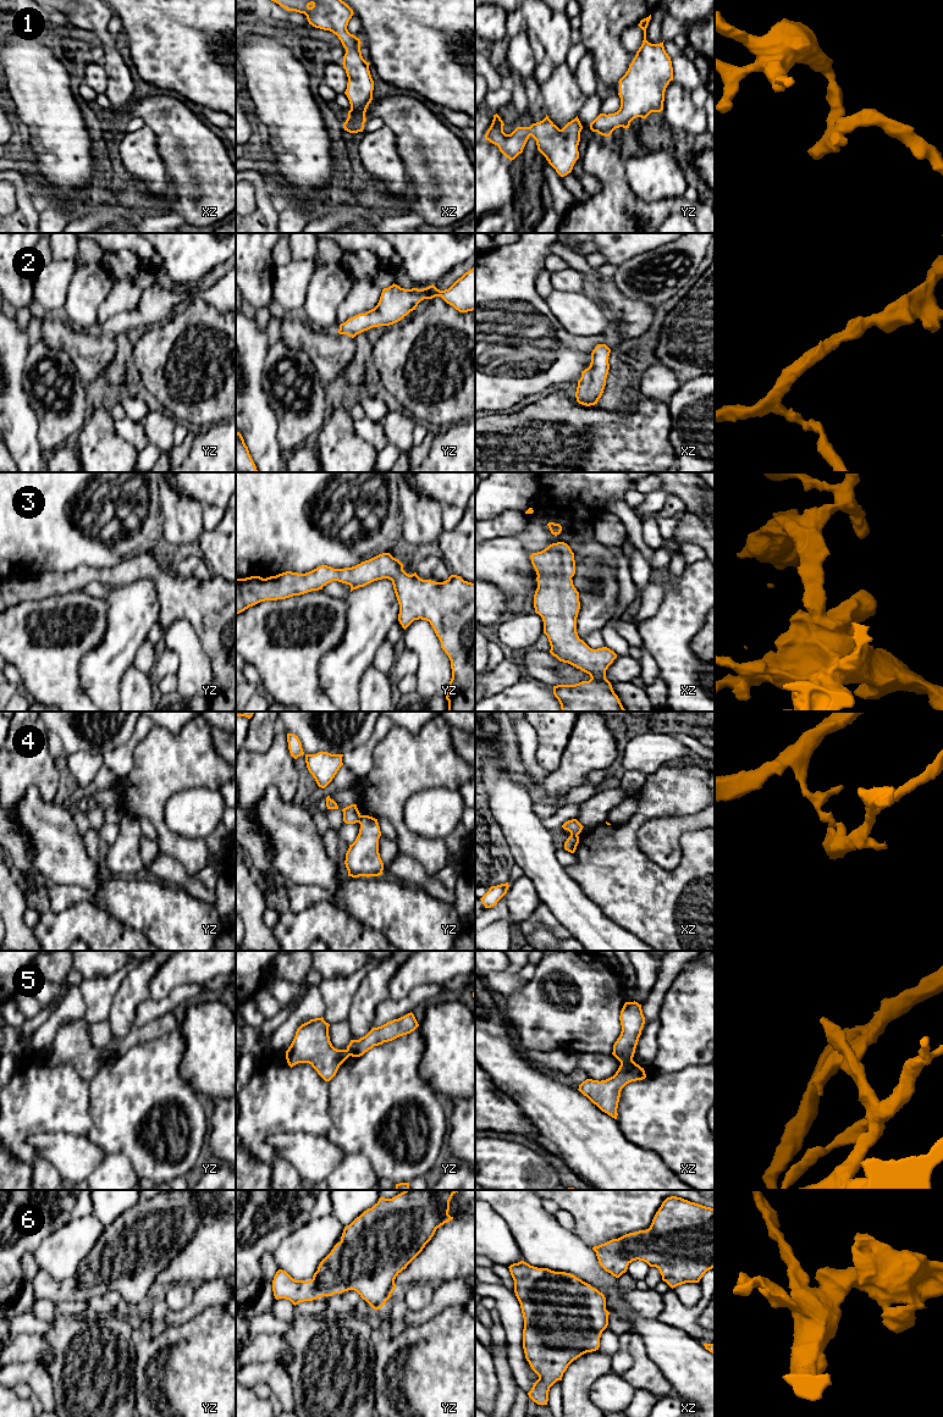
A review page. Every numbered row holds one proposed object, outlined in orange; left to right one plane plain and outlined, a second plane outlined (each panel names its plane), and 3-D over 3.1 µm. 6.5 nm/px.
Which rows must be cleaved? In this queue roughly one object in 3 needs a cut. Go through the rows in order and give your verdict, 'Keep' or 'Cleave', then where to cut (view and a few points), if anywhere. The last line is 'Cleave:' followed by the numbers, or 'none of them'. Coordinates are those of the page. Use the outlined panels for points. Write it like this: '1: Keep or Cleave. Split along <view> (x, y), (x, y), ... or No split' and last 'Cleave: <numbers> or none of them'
1: Keep. No split
2: Keep. No split
3: Keep. No split
4: Cleave. Split along yz (360, 815), (358, 822)
5: Cleave. Split along xz (632, 1060), (621, 1063)
6: Keep. No split
Cleave: 4, 5

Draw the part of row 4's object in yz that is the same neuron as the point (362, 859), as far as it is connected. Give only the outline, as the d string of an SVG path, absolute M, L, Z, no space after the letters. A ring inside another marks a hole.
M360 815L359 824L359 834L346 853L348 876L379 876L382 874L384 863L379 853L381 831L377 819Z

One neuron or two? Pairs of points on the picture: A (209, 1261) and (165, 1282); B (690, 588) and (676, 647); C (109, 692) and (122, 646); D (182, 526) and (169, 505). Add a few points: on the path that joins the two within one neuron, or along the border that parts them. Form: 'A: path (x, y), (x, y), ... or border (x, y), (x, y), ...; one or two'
A: path (198, 1261), (176, 1272); one
B: path (685, 603), (676, 621), (676, 632); one
C: path (109, 681), (109, 665), (114, 657); one
D: path (182, 521), (174, 510); one

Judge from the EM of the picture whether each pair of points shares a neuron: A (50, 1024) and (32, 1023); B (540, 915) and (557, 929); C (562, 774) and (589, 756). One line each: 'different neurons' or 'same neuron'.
A: different neurons
B: same neuron
C: same neuron

